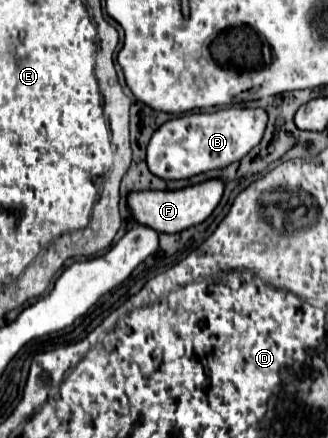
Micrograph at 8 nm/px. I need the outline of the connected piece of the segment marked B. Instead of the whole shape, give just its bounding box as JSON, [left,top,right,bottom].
[148,107,268,179]

